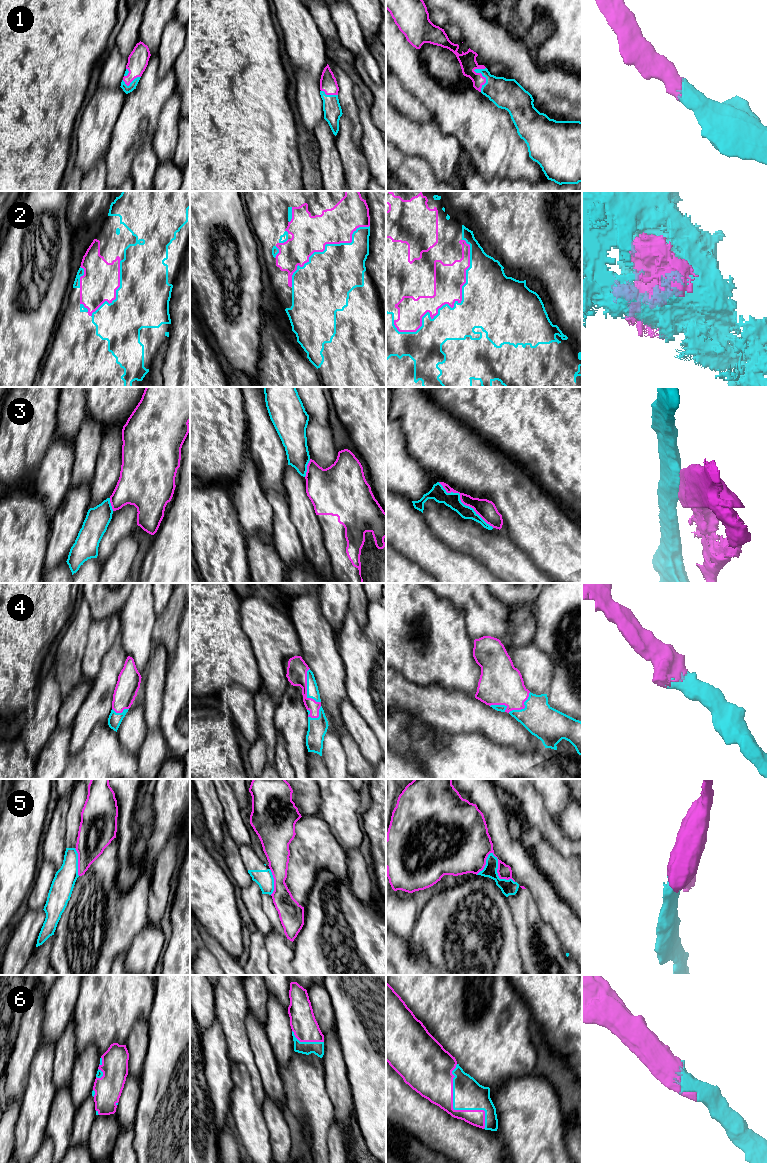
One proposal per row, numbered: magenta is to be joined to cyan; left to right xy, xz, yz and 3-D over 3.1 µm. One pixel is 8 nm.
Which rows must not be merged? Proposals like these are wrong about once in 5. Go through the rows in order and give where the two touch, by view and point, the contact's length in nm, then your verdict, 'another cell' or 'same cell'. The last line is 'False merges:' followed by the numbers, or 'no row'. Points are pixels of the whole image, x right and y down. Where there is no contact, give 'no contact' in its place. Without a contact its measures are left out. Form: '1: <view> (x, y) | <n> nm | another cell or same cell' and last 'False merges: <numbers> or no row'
1: yz (481, 73) | 200 nm | same cell
2: yz (454, 304) | 900 nm | same cell
3: yz (462, 503) | 600 nm | another cell
4: xz (307, 689) | 300 nm | same cell
5: yz (497, 861) | 320 nm | another cell
6: yz (455, 1109) | 550 nm | same cell
False merges: 3, 5

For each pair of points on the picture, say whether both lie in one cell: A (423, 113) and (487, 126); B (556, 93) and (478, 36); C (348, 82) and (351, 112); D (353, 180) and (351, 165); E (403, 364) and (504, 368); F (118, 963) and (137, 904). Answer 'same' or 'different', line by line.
A: different
B: same
C: same
D: same
E: same
F: different

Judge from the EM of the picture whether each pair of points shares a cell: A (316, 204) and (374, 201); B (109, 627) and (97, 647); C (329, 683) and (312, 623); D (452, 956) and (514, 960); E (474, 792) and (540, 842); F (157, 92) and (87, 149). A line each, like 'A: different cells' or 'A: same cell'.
A: different cells
B: same cell
C: same cell
D: same cell
E: different cells
F: different cells

